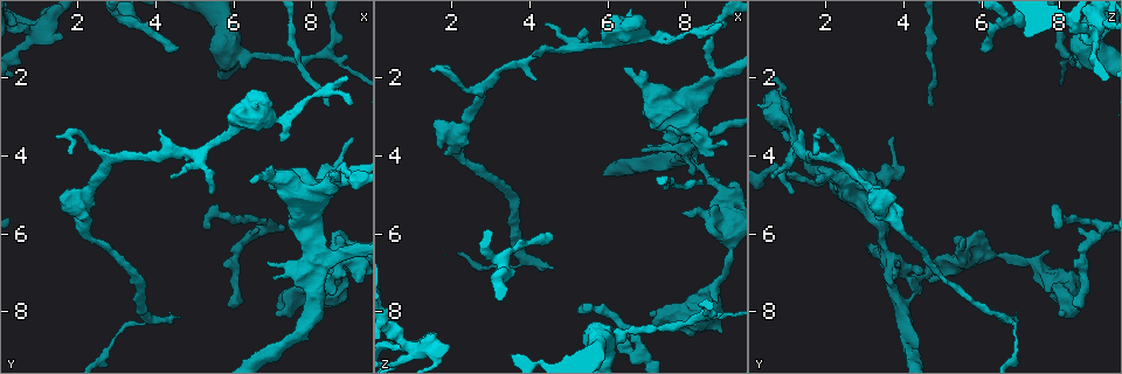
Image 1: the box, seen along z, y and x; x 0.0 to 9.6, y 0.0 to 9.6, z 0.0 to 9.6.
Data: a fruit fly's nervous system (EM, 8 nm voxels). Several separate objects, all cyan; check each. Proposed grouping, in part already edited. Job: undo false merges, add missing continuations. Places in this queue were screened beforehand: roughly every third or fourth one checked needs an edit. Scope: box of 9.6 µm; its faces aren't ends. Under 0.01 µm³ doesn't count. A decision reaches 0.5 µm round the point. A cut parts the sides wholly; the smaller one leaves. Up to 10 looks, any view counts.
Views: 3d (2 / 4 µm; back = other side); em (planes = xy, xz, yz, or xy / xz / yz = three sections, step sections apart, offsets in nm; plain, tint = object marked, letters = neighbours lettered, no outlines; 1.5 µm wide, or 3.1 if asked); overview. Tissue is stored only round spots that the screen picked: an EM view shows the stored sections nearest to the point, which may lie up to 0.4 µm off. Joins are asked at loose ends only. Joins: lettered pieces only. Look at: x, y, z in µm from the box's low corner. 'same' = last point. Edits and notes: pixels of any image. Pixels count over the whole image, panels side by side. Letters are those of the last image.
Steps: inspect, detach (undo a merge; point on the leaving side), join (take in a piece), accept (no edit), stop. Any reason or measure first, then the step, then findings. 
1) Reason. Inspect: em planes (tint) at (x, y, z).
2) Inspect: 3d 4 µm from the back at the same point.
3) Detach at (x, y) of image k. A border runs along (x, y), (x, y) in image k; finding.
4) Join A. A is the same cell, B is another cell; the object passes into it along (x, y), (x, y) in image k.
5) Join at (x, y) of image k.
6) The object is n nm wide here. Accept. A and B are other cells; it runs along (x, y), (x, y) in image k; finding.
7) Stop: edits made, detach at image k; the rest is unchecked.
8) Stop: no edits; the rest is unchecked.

Two arms at a narrow angle. Inspect: 3d 2 µm at (8.65, 6.85, 4.65).

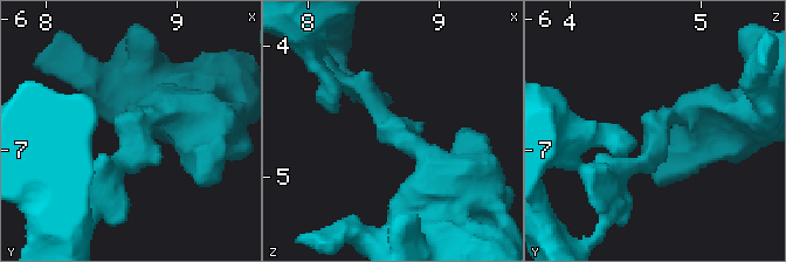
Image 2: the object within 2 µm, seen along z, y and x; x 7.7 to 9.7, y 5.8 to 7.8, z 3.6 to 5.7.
4 arms meet here; need the tissue. Inspect: em 3.1 µm xz step 16 (tint) at (8.70, 6.84, 4.70).

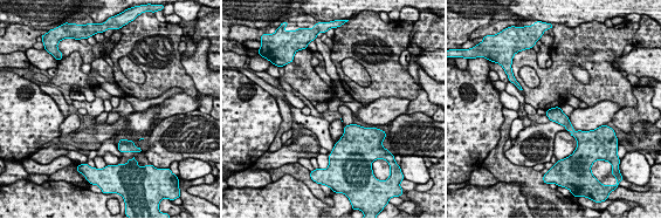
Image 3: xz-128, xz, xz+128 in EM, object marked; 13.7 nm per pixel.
Cut it another way. Inspect: em 3.1 µm planes (letters) at the same point.

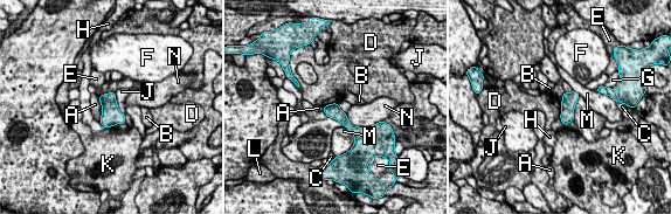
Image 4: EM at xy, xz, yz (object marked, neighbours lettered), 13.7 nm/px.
Accept. A, B, C, D, E, F, G, H, J, K, L, M and N are other cells; a border runs along (345, 112), (353, 125), (374, 124) in image 4; one cell here.

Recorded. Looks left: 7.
Thick turns thin. Inspect: em planes (plain) at (7.05, 4.55, 2.40).

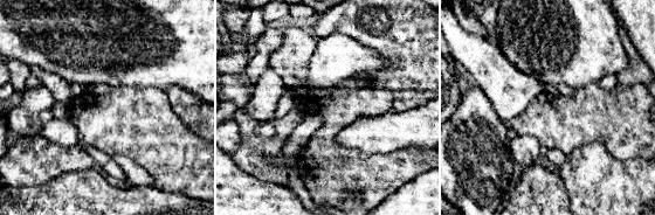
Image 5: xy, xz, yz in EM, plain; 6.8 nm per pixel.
Inspect: em planes (letters) at the same point.

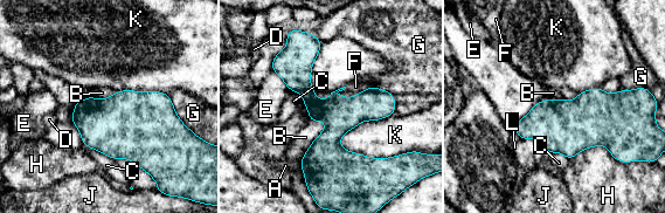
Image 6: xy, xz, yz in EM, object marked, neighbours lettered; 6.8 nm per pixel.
Accept. A, B, C, D, E, F, G, H, J, K and L are other cells; it runs along (275, 62), (320, 107), (388, 101) in image 6; all the same cell.

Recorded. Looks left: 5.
Branch stops here. Inspect: em xy step 4 (letters) at (4.05, 3.35, 1.40).

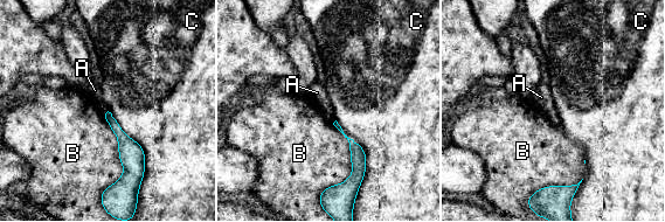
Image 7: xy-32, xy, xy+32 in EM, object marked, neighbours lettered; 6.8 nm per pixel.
The longest contact is with C, 550 nm. Accept. A, B and C are other cells; a border runs along (104, 115), (123, 174), (102, 191) in image 7; no lettered piece goes on from it.

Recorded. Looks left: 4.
Tapers out. Inspect: em planes (plain) at (1.90, 3.95, 1.65).

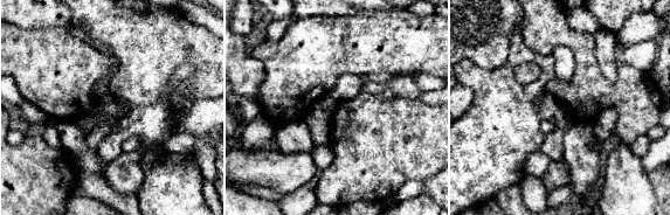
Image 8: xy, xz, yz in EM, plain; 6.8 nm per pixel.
See the neighbours. Inspect: em planes (letters) at the same point.

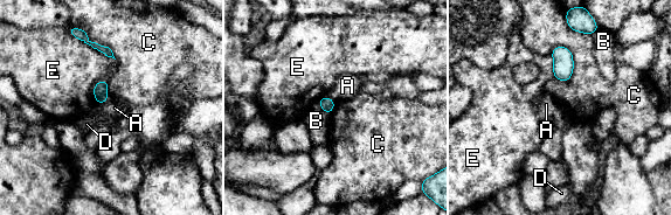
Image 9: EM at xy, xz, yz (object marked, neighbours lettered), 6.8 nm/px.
Accept. A, B, C, D and E are other cells; no lettered piece goes on from it.

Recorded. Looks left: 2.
Stop: no edits; the rest is unchecked.

